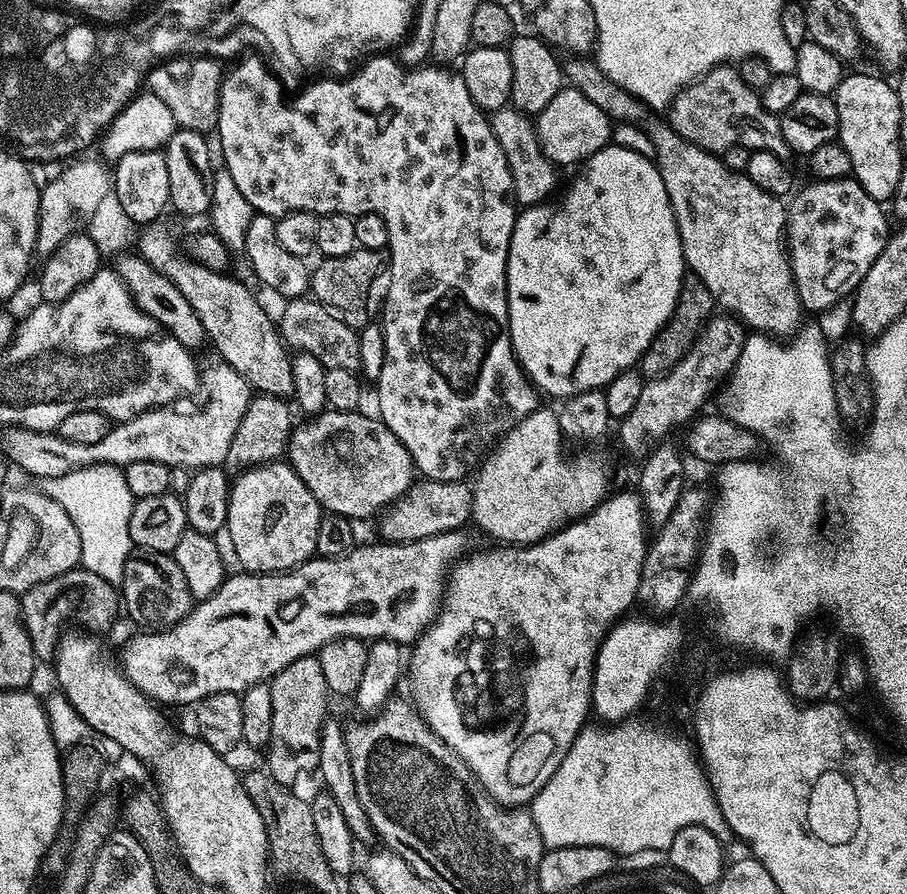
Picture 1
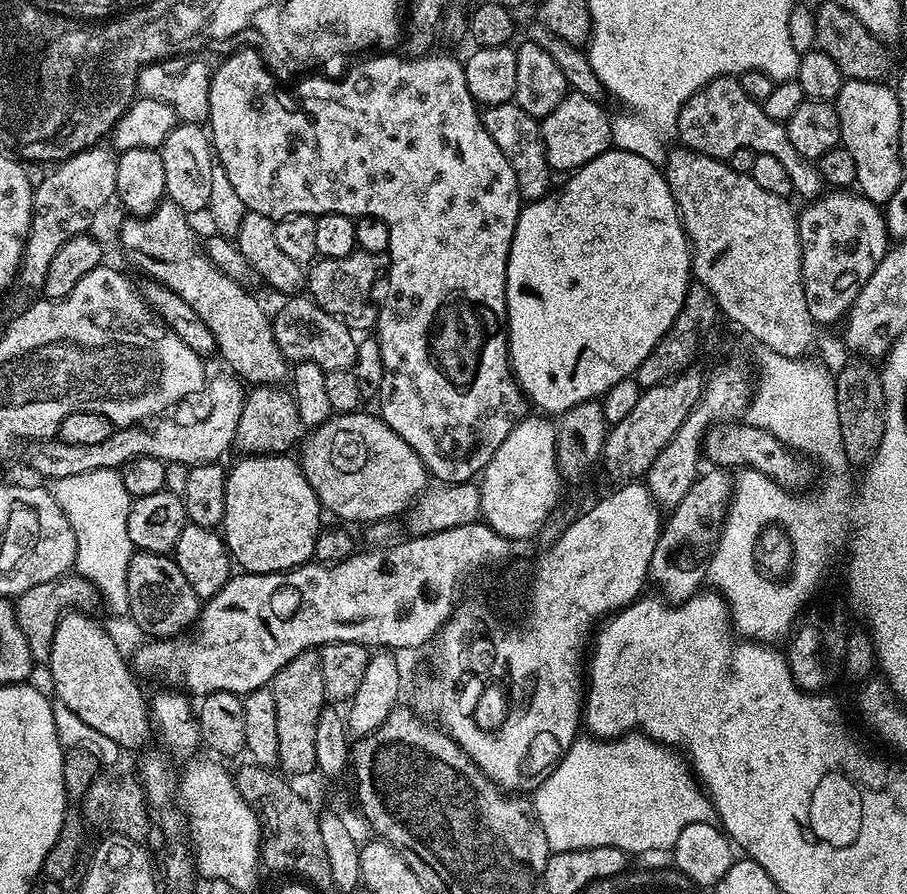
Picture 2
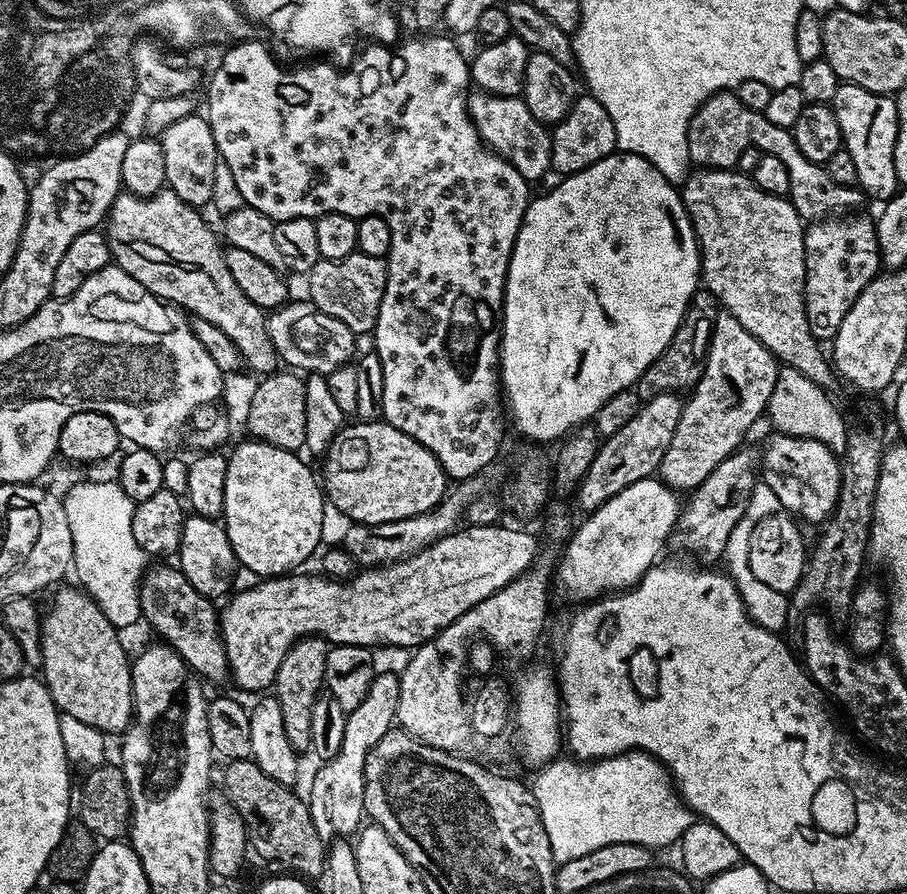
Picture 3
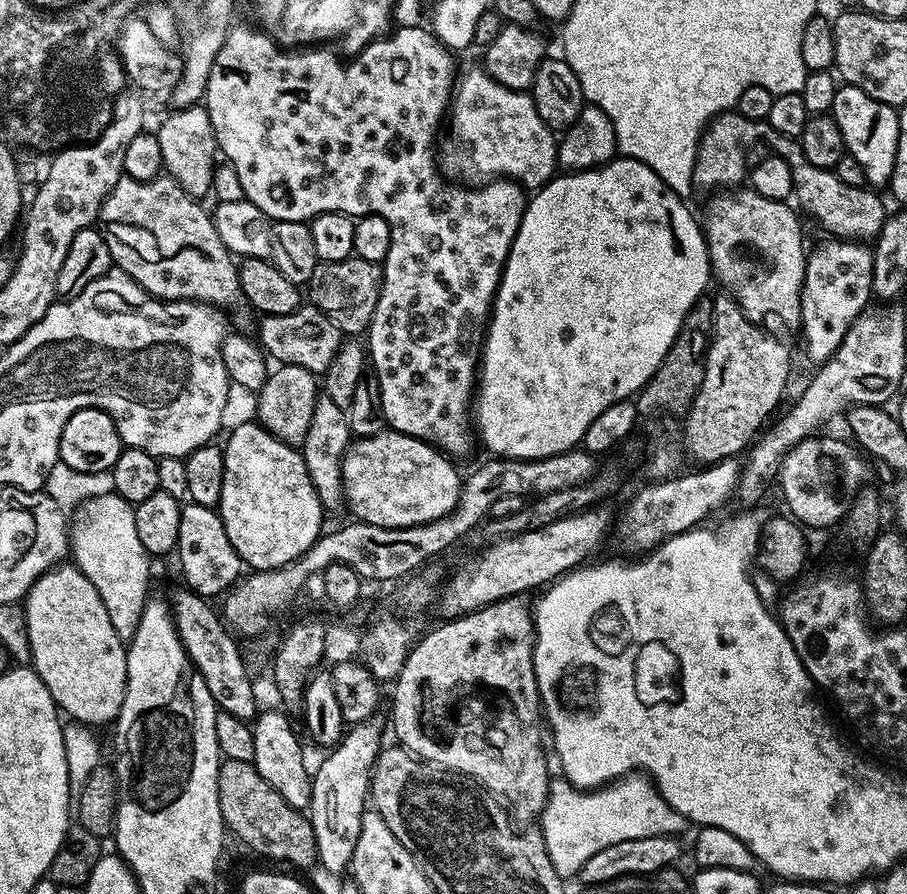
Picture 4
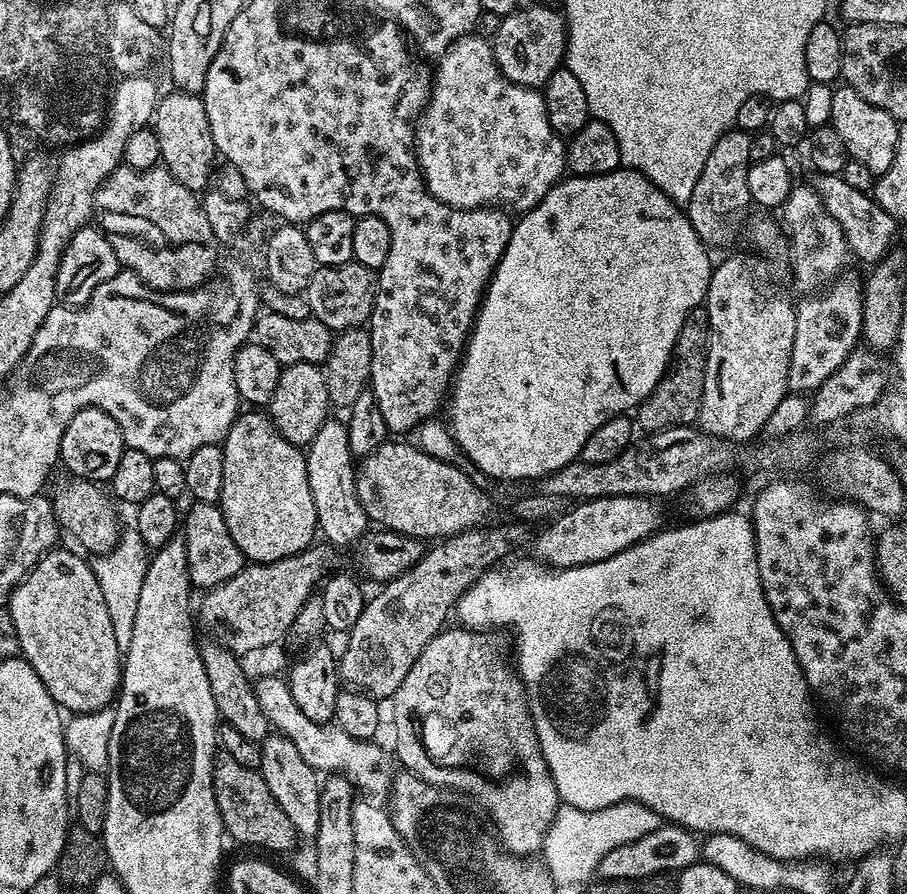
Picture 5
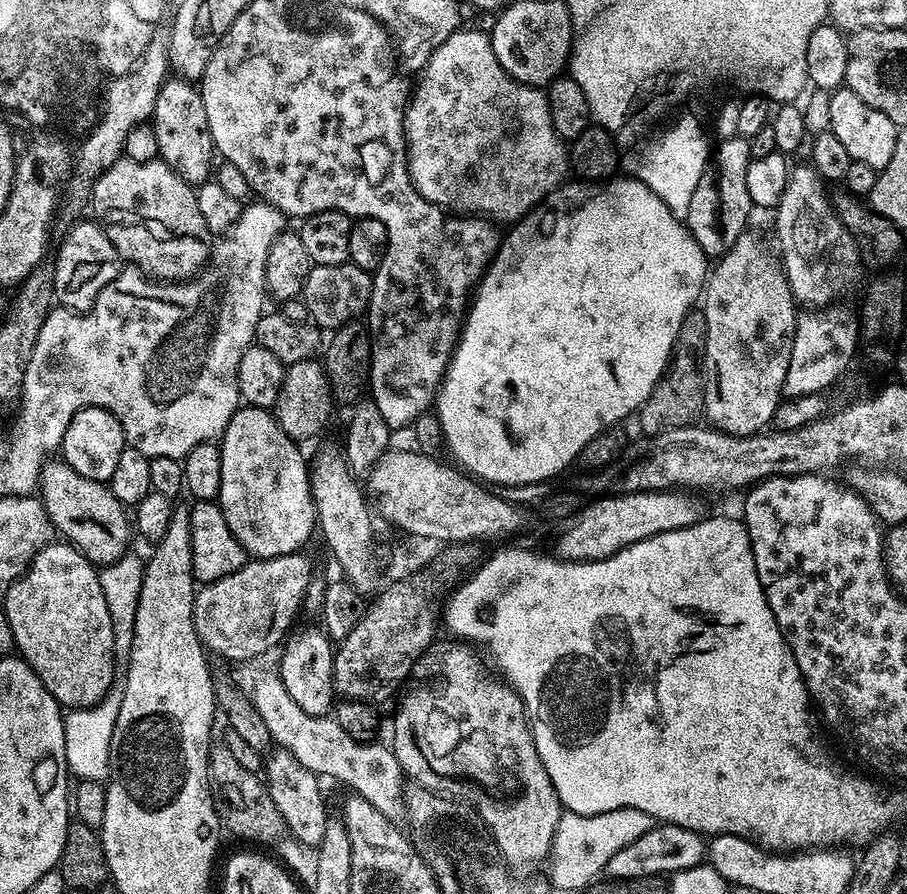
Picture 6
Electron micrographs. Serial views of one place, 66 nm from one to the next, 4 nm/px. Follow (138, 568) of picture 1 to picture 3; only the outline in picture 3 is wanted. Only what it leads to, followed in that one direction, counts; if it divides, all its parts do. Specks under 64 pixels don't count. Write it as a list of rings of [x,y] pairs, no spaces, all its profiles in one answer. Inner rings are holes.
[[[160,562],[157,568],[149,567],[144,576],[140,579],[140,615],[157,632],[159,639],[174,649],[180,657],[185,660],[188,667],[196,673],[197,677],[208,680],[228,680],[228,659],[224,649],[224,636],[220,632],[218,619],[218,608],[208,597],[198,594],[194,586],[181,574],[179,567],[167,568],[167,563]]]

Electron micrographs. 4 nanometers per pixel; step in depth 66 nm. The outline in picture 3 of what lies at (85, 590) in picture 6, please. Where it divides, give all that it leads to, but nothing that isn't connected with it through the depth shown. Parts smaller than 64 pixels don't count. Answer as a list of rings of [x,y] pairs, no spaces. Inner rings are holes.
[[[79,587],[55,589],[56,597],[52,600],[52,609],[42,616],[40,635],[42,636],[42,679],[48,686],[48,692],[57,709],[70,718],[78,718],[78,722],[86,722],[86,726],[96,728],[102,733],[123,733],[132,720],[132,665],[130,655],[119,640],[118,630],[102,614],[102,610],[87,592]]]

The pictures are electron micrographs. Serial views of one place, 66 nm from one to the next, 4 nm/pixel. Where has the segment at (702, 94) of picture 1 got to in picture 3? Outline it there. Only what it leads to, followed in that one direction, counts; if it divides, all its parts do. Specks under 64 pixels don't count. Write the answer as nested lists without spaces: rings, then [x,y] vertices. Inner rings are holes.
[[[735,91],[715,92],[701,108],[696,109],[688,131],[688,159],[693,165],[702,168],[736,168],[742,150],[756,148],[765,156],[780,159],[786,165],[786,174],[790,174],[790,190],[788,196],[792,205],[798,210],[800,219],[805,222],[819,222],[837,214],[856,210],[866,200],[859,187],[847,188],[838,186],[834,178],[830,178],[827,167],[810,162],[802,150],[798,150],[798,142],[791,131],[782,126],[774,126],[764,117],[764,113],[750,110],[750,106],[742,106],[738,102]]]

